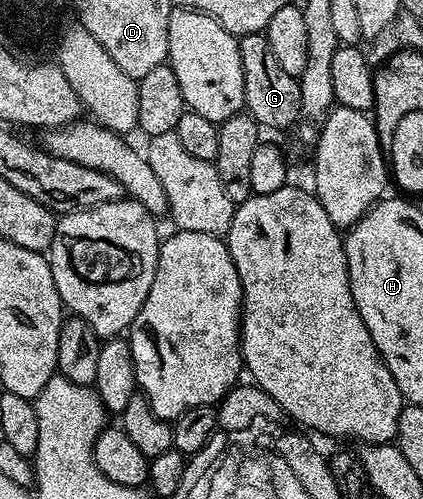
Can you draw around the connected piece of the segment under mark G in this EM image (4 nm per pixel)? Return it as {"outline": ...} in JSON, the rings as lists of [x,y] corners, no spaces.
{"outline":[[[264,32],[247,33],[238,40],[239,59],[243,63],[243,91],[245,92],[245,109],[249,116],[257,120],[258,125],[269,129],[285,129],[288,125],[296,126],[301,116],[301,104],[299,103],[299,80],[287,75],[283,66],[275,60],[271,51],[271,43],[267,43]]]}

